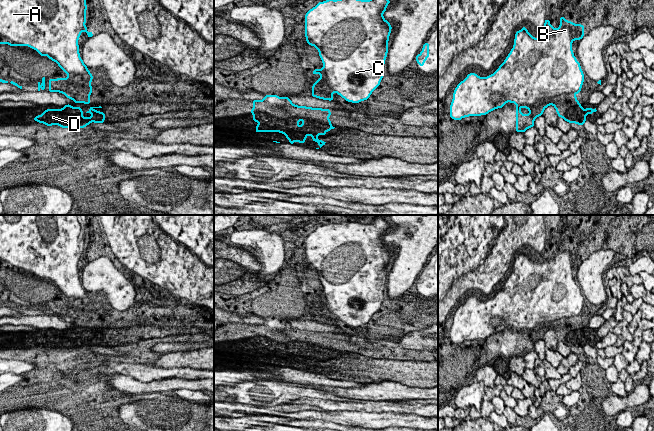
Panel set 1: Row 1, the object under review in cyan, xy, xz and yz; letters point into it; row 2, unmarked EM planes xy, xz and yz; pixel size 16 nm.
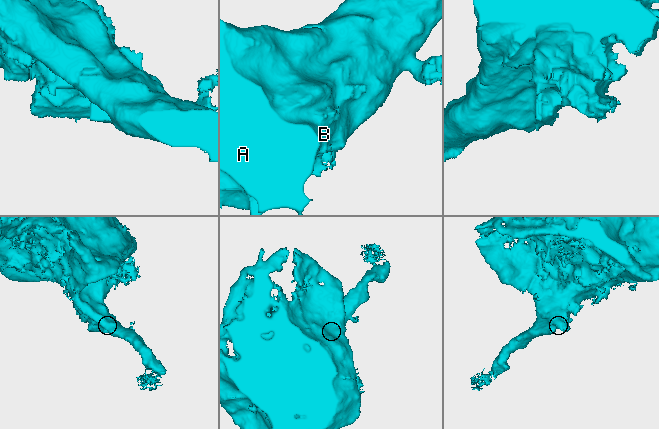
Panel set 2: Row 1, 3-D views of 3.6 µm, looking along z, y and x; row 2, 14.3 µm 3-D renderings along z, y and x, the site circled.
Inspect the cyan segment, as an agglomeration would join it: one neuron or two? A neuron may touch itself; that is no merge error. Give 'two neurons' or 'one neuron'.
one neuron

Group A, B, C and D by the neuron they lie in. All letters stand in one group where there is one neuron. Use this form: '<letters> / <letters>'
A B C D

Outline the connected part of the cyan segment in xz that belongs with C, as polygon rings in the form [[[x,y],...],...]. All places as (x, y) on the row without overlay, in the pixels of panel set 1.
[[[376,217],[370,224],[330,222],[305,238],[306,265],[318,273],[323,286],[322,293],[312,295],[312,299],[320,298],[320,303],[312,309],[312,321],[333,325],[335,315],[347,326],[356,328],[367,324],[380,309],[393,252],[383,241],[389,227],[381,217]]]

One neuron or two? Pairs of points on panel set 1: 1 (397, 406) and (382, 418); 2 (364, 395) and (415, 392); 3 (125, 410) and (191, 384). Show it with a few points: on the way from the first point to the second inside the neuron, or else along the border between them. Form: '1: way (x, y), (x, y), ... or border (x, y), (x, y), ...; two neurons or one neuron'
1: border (367, 411), (413, 414); two neurons
2: way (377, 392), (402, 392); one neuron
3: border (172, 390), (148, 391); two neurons

